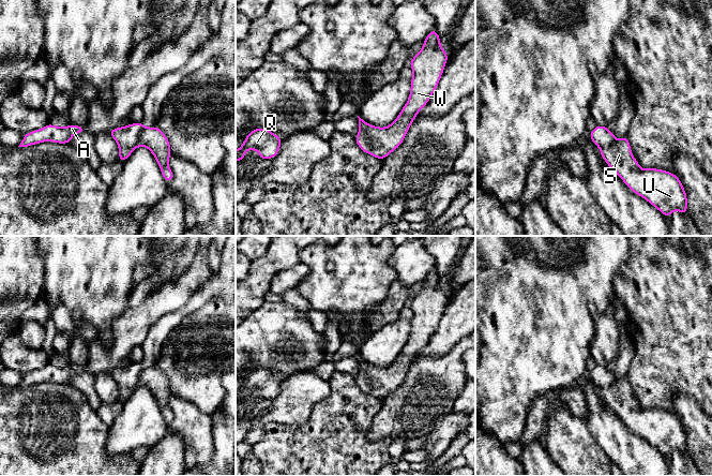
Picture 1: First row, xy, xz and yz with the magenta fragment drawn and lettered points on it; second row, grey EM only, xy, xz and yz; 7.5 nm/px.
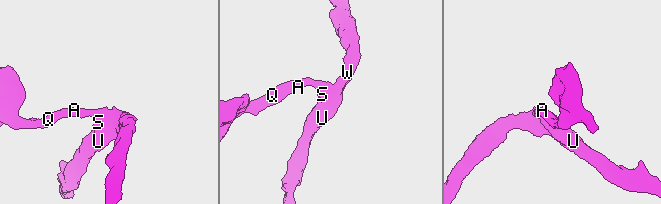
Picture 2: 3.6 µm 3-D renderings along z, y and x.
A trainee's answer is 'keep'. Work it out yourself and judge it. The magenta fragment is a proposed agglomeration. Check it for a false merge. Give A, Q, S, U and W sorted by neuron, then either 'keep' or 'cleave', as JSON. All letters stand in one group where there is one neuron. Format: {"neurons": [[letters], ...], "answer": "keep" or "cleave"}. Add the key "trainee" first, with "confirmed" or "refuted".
{"trainee": "refuted", "neurons": [["A", "Q"], ["S", "U", "W"]], "answer": "cleave"}

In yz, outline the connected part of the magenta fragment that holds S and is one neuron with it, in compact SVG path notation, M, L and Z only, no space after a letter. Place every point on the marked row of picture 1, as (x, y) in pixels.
M627 136L600 150L608 167L627 188L645 198L666 218L675 210L687 214L687 196L679 177L658 168L642 169L634 158Z

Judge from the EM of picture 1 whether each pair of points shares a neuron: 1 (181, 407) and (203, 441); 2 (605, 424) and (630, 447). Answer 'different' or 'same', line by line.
1: same
2: same

